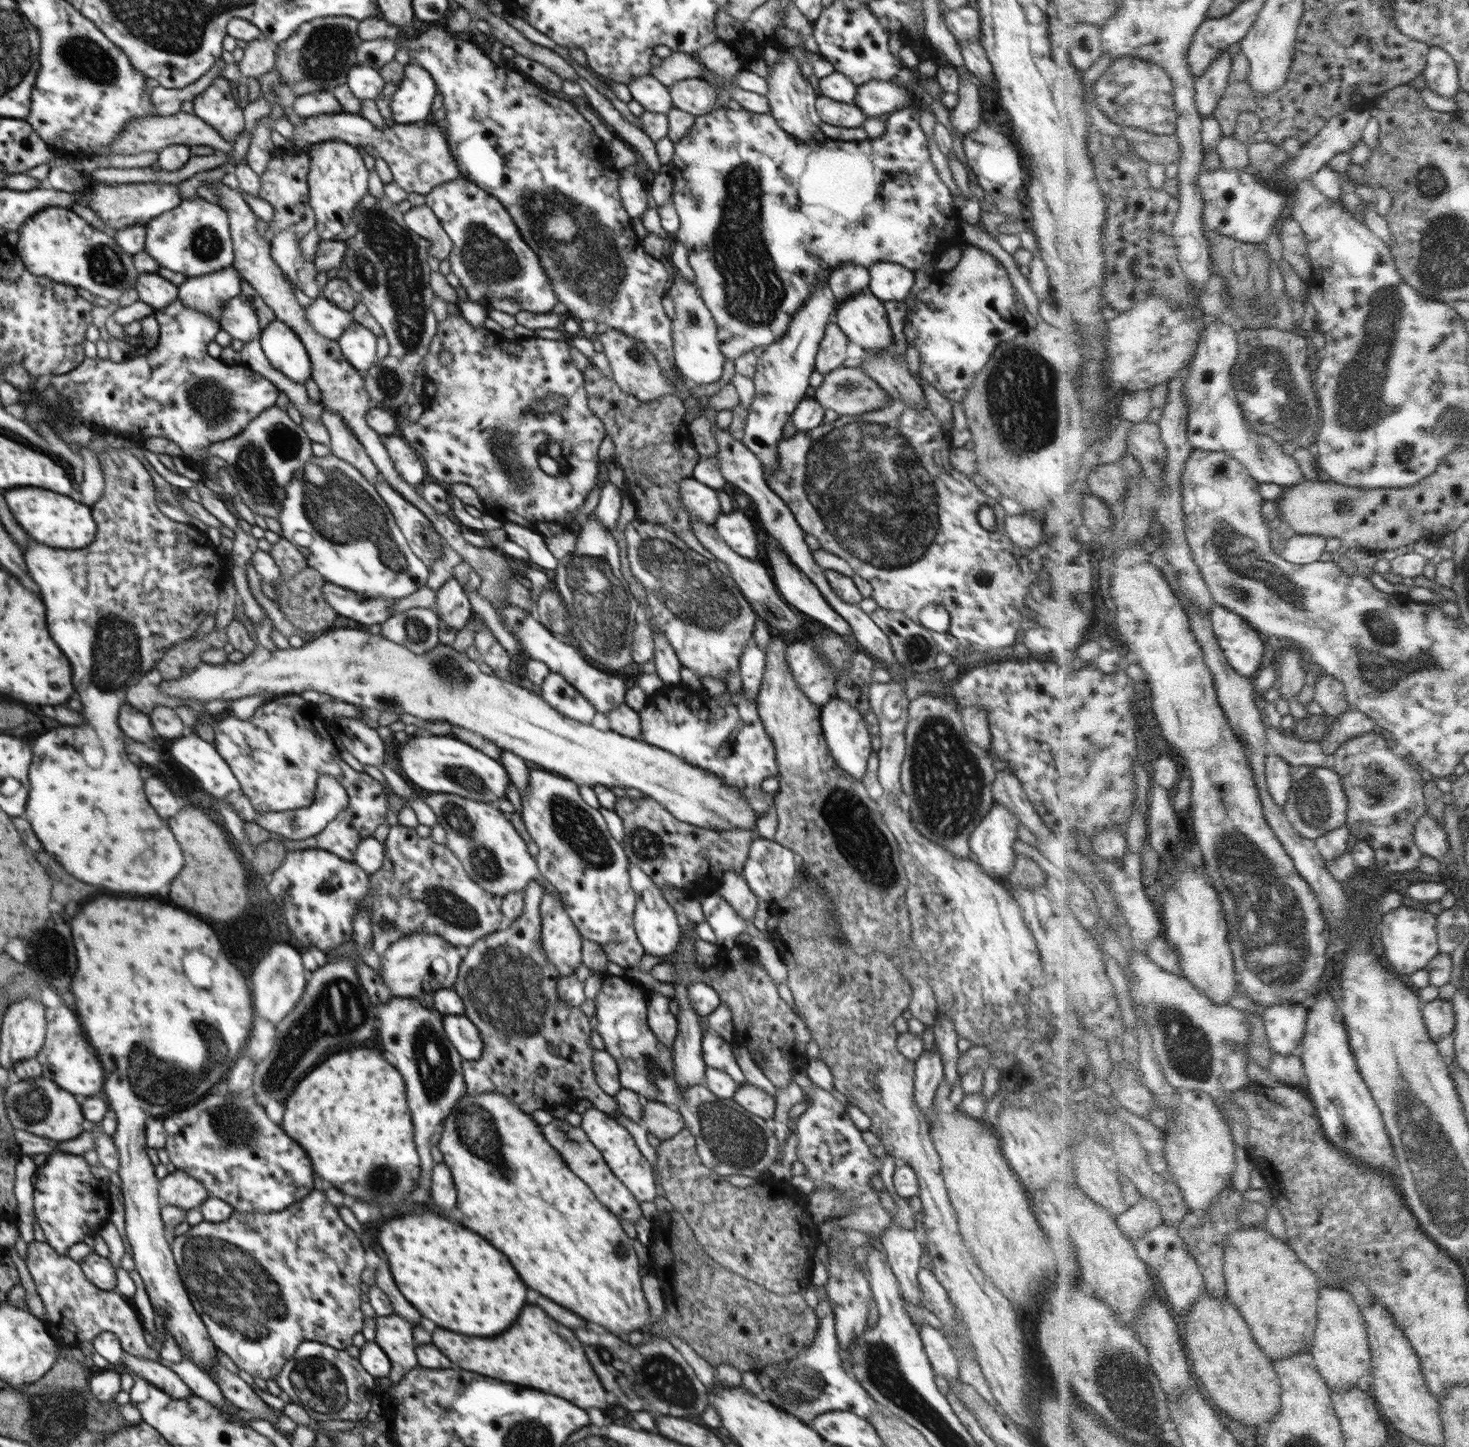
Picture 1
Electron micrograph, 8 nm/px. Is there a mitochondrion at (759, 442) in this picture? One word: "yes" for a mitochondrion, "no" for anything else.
no

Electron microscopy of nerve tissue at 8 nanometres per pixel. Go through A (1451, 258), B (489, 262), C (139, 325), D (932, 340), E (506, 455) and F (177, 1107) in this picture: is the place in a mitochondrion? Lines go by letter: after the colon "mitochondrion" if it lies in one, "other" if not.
A: mitochondrion
B: mitochondrion
C: other
D: other
E: mitochondrion
F: other

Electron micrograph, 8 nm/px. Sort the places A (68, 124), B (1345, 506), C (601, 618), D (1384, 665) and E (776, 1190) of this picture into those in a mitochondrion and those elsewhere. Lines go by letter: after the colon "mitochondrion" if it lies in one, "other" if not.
A: other
B: mitochondrion
C: mitochondrion
D: mitochondrion
E: other

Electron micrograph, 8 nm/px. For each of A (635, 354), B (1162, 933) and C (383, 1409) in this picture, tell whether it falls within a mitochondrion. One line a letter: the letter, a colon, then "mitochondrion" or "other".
A: mitochondrion
B: other
C: other

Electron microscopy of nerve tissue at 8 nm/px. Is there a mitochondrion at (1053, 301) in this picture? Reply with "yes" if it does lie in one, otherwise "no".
no

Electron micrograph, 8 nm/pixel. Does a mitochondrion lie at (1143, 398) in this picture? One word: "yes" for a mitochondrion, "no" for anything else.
no

